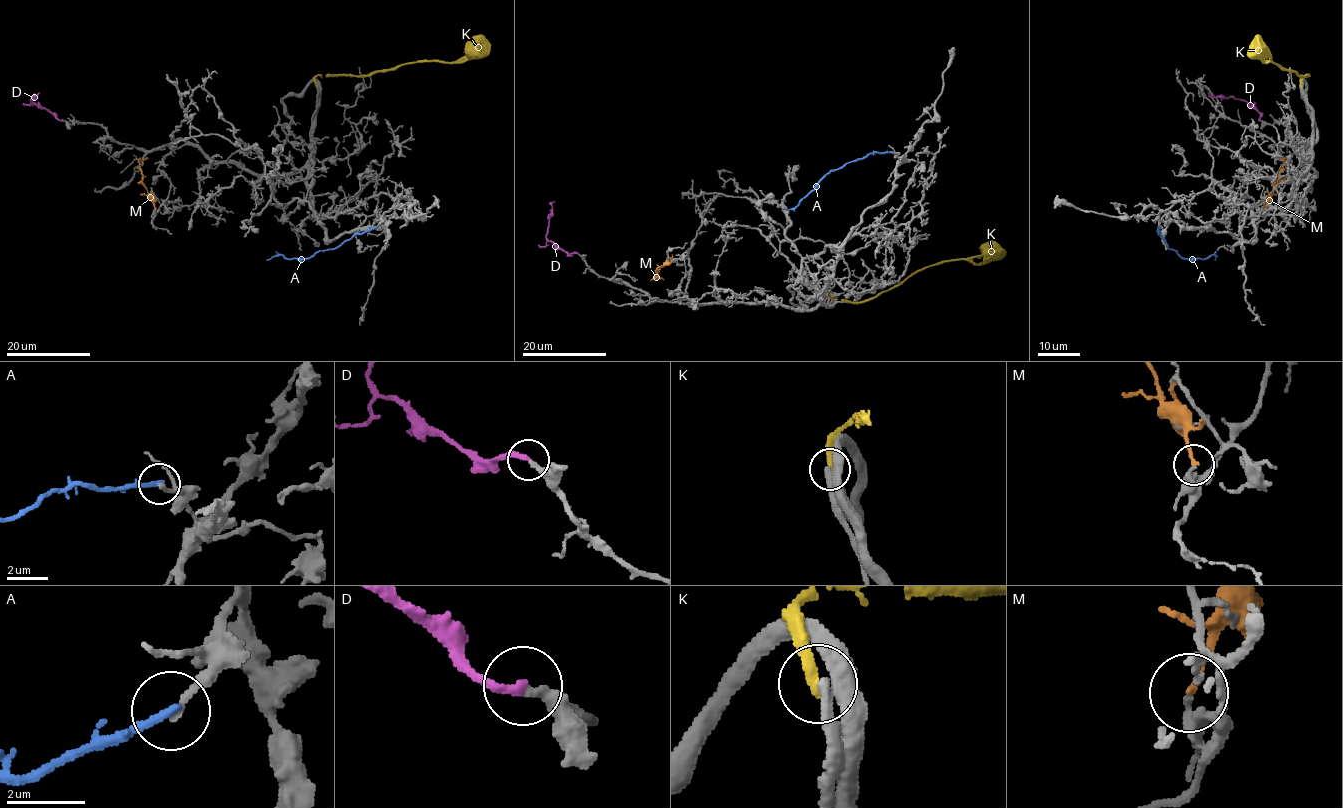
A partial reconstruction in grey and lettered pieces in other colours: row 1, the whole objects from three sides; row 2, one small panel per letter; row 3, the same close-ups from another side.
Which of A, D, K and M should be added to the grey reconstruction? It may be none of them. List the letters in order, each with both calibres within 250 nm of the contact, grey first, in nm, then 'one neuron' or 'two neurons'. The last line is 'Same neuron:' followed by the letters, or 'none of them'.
A: 180/240 nm | two neurons
D: 240/220 nm | one neuron
K: 320/320 nm | two neurons
M: 400/170 nm | two neurons
Same neuron: D

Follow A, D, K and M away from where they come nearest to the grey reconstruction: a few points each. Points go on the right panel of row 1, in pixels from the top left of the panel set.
A: (1158, 226), (1158, 233), (1168, 247), (1182, 258), (1207, 259), (1214, 254), (1215, 260)
D: (1260, 120), (1260, 113), (1243, 100), (1210, 96), (1207, 93)
K: (1300, 85), (1308, 75), (1297, 75), (1273, 62), (1264, 62), (1263, 42), (1257, 35)
M: (1264, 208), (1286, 158)

